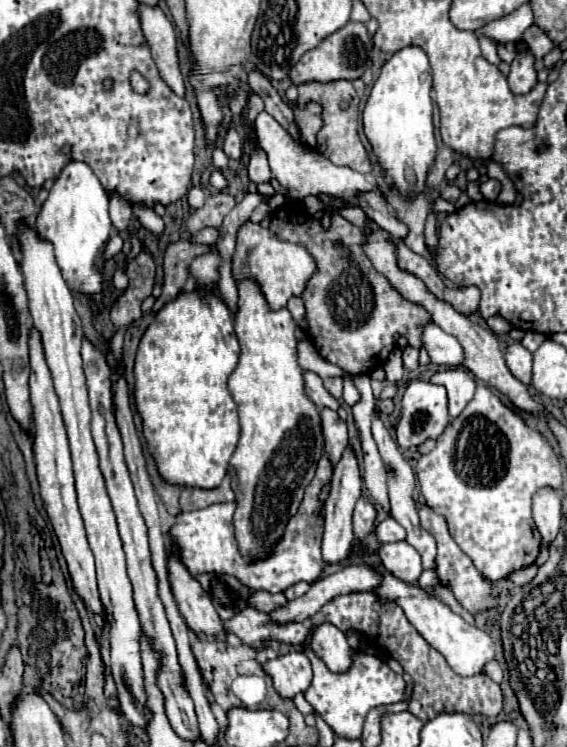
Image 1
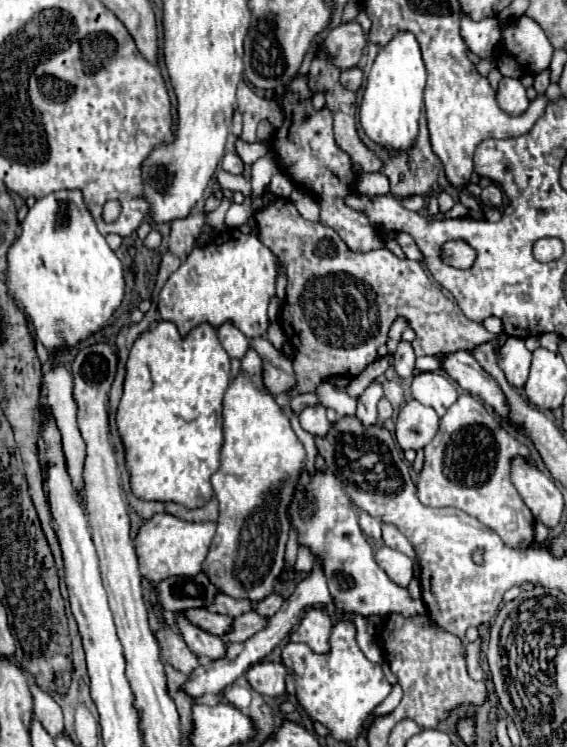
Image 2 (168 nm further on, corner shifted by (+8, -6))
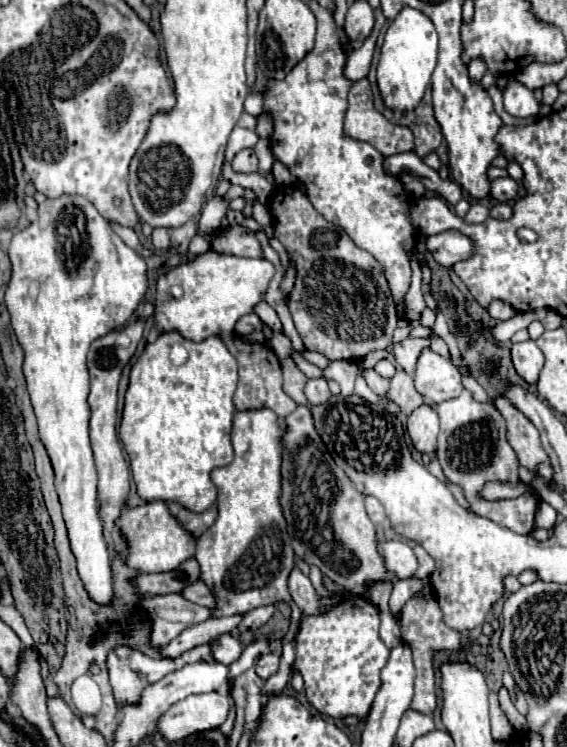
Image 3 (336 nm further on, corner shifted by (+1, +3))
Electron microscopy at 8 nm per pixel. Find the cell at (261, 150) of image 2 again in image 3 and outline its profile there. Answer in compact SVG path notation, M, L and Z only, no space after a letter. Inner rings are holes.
M235 126L231 136L229 136L229 142L227 142L225 150L225 158L233 158L237 152L247 147L254 148L255 144L259 140L259 136L253 132L253 130L247 130L247 128L239 128Z

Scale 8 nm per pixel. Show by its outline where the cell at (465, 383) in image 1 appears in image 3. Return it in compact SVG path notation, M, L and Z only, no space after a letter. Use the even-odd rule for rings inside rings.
M427 346L423 348L417 360L415 388L427 402L439 404L443 400L459 396L463 384L461 384L461 374L453 366L453 362L445 356L439 356Z

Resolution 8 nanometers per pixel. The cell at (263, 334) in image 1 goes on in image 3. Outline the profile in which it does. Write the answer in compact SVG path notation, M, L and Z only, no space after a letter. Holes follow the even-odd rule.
M267 408L237 412L231 432L235 458L225 468L211 472L211 482L217 486L219 516L197 540L195 560L201 568L201 580L217 598L217 606L211 610L213 618L245 614L267 604L293 604L287 578L295 556L279 504L281 432L275 412Z

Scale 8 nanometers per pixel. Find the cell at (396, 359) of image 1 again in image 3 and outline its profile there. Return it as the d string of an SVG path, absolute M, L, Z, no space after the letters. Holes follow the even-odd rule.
M411 254L411 268L413 268L413 280L411 280L411 288L405 296L405 304L409 308L409 312L407 312L409 320L415 322L415 320L419 320L421 310L425 308L425 300L423 300L423 292L421 292L421 266L413 258L413 254Z

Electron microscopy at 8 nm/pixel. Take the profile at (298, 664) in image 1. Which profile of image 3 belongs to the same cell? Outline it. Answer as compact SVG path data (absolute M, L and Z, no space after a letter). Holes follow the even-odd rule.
M263 654L263 656L257 658L255 670L257 670L257 674L259 674L261 678L267 680L271 674L277 672L277 668L279 668L279 658L277 658L275 654Z

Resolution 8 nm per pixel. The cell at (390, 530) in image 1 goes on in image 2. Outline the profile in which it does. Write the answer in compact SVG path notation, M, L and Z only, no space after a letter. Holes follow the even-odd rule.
M360 513L360 529L366 537L374 539L374 541L382 541L382 535L380 535L380 521L370 517L368 513Z

